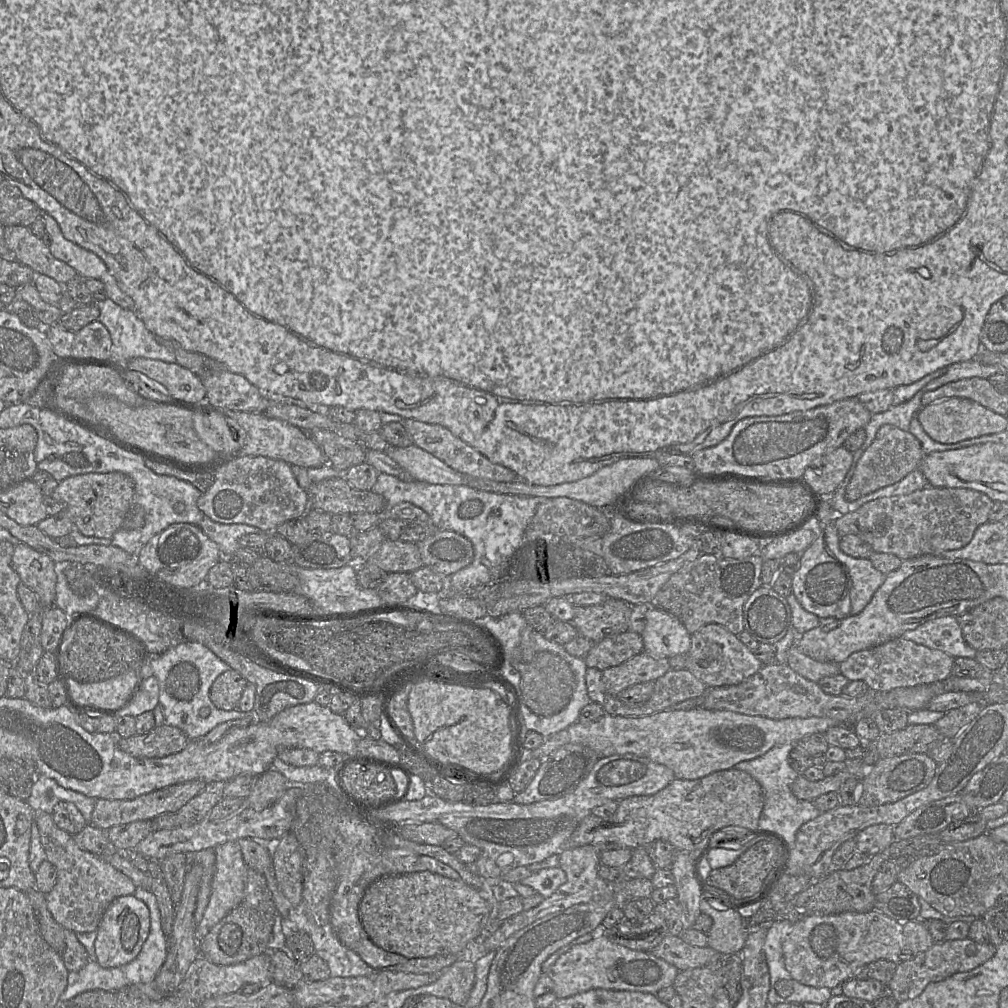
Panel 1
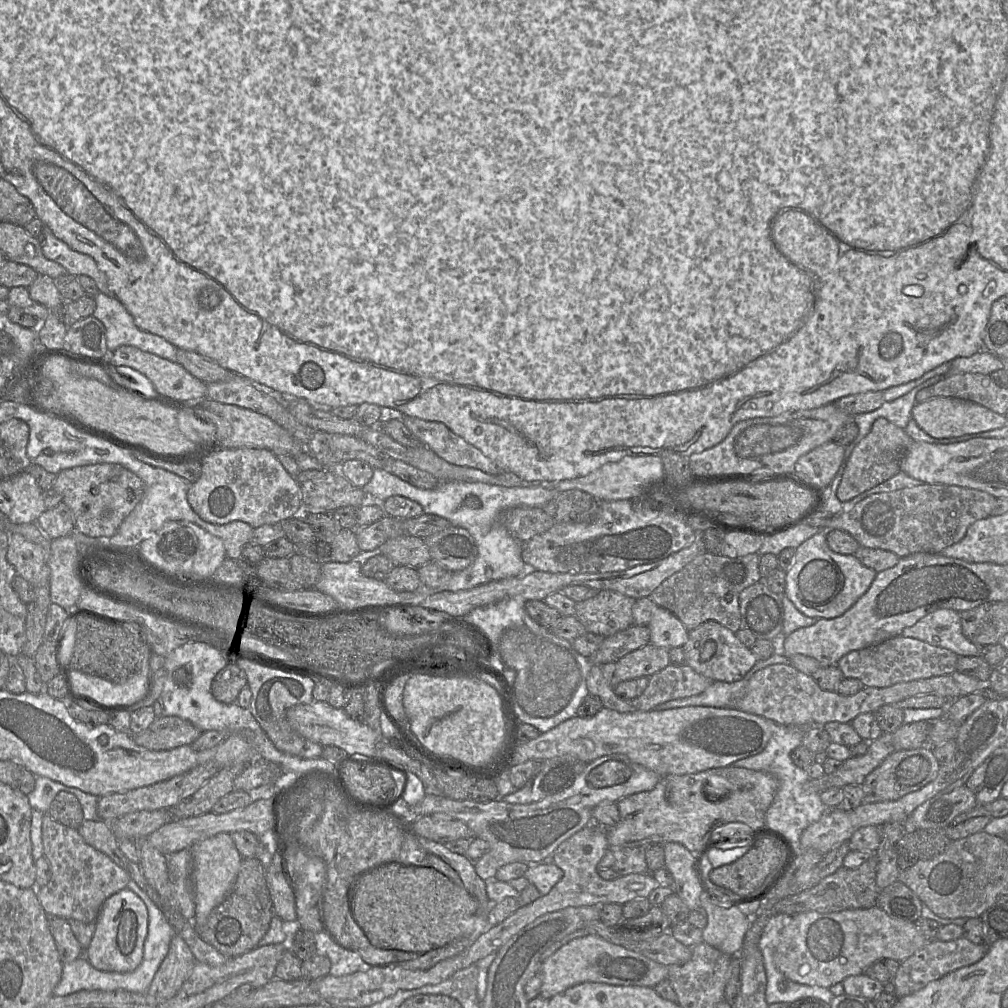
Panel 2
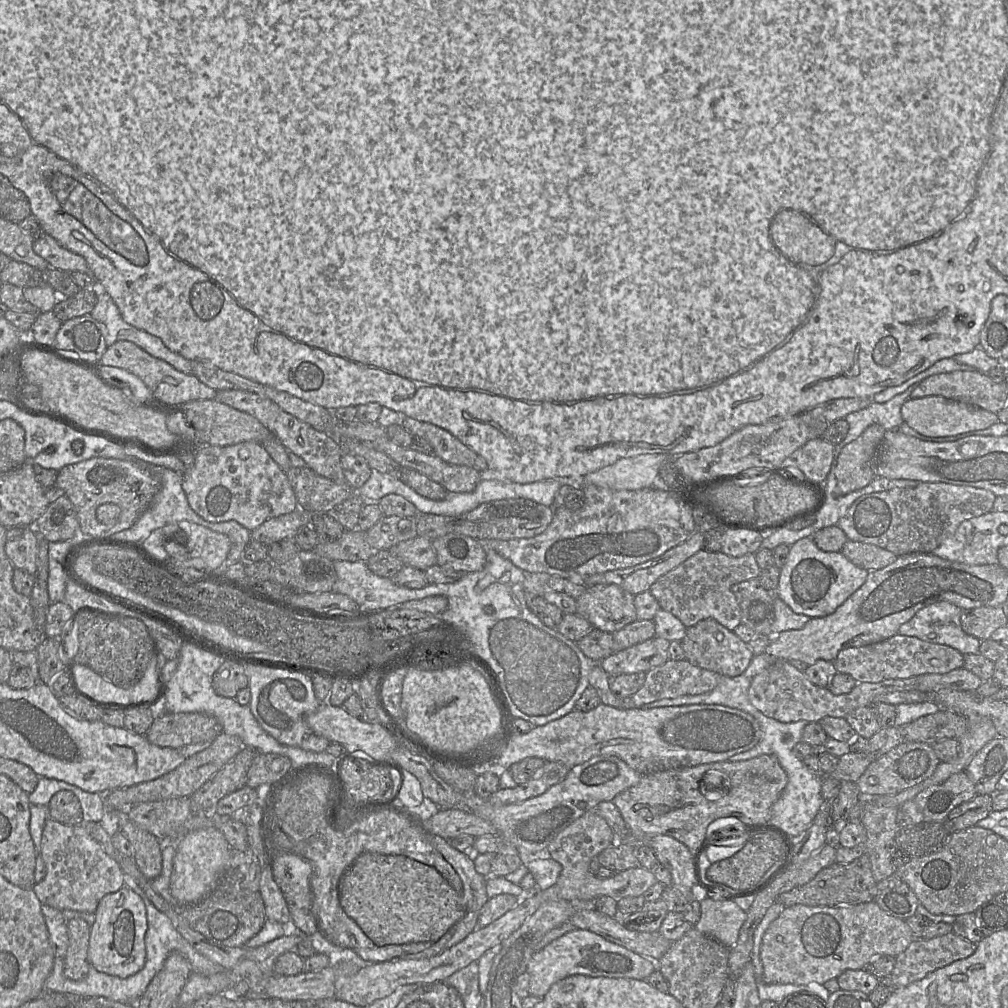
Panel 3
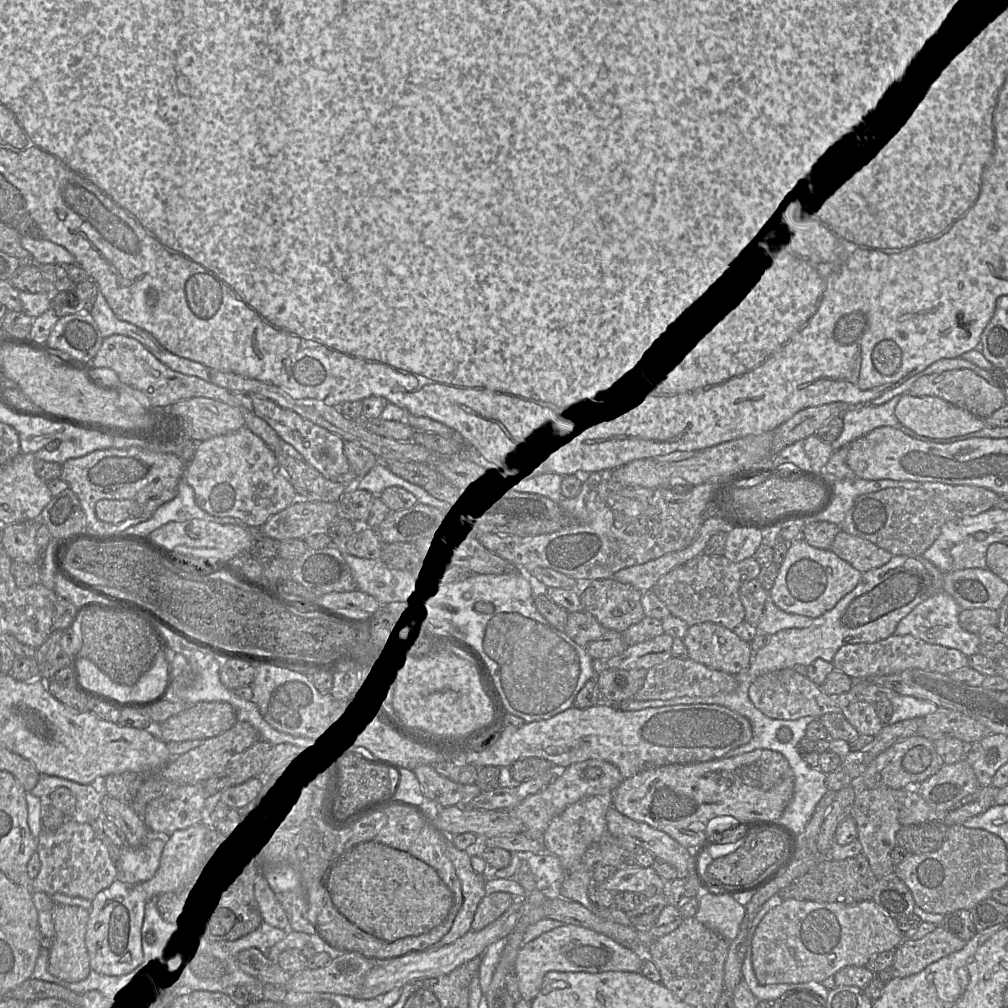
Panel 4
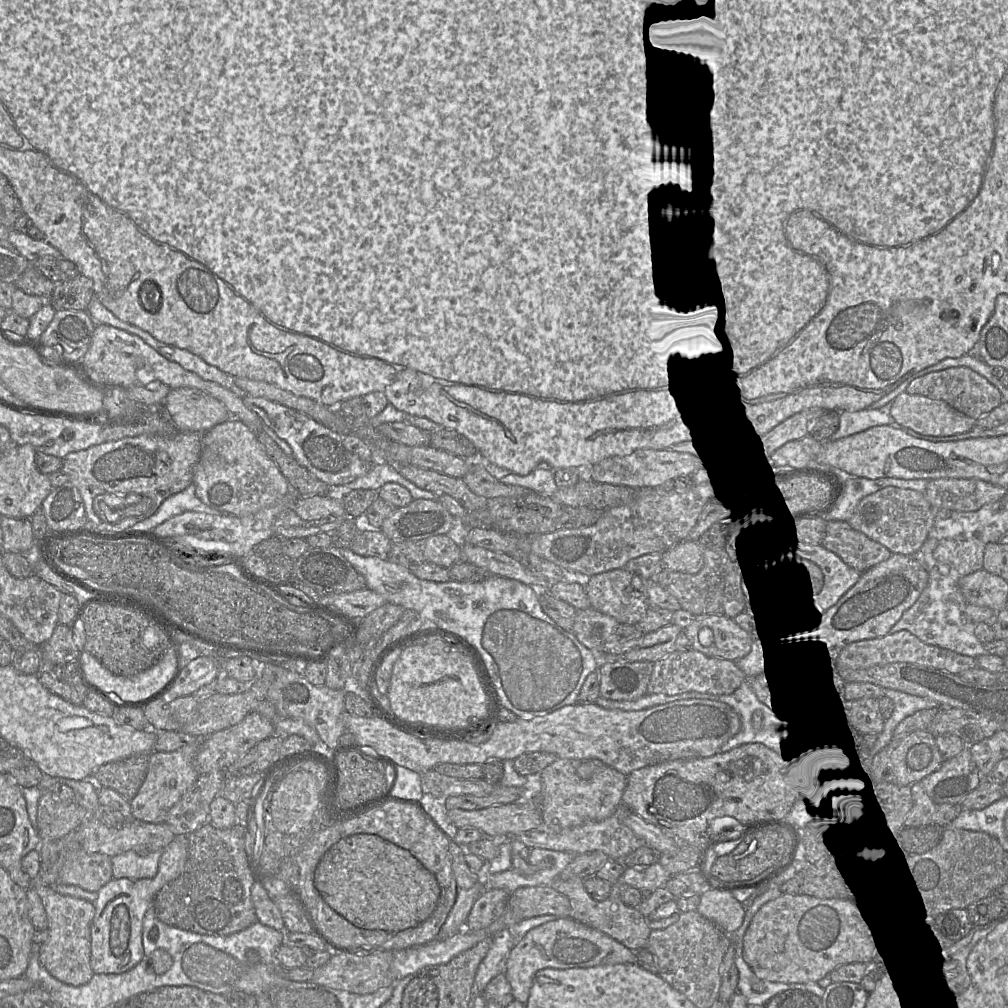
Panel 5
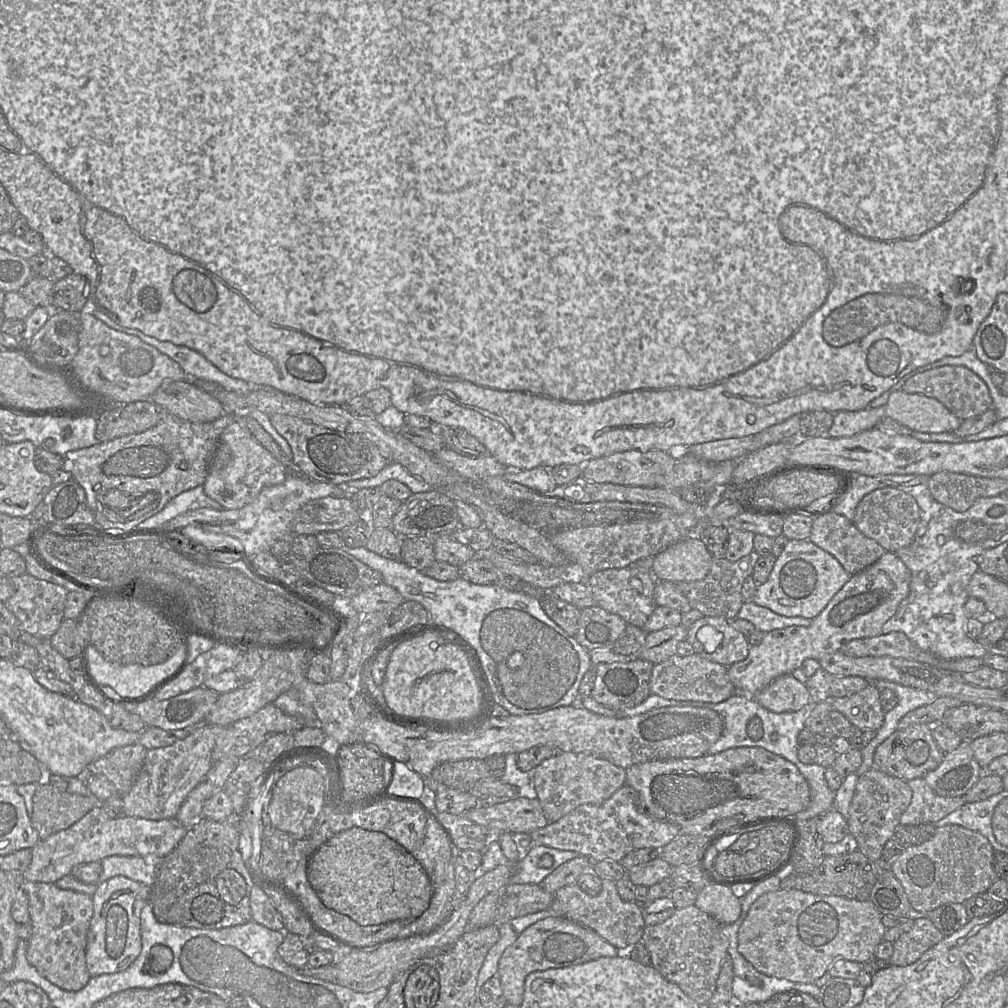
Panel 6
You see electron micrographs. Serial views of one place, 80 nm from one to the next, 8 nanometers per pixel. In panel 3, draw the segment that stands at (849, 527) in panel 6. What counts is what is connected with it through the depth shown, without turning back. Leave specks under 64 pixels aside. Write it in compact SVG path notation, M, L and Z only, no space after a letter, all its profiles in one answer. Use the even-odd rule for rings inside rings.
M849 540L841 553L853 564L866 570L879 570L893 563L898 556L879 546Z

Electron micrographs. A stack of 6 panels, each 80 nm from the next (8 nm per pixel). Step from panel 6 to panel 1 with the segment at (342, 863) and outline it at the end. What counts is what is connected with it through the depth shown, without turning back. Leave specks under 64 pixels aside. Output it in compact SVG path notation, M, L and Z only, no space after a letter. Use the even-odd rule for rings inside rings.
M422 871L374 881L360 902L359 917L370 940L388 952L408 959L439 955L465 958L470 943L481 939L490 922L491 906L478 889L463 881Z

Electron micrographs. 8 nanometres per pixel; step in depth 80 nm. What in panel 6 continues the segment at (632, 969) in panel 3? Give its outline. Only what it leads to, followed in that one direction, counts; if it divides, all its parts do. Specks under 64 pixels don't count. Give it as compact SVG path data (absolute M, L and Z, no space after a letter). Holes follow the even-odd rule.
M547 917L520 933L502 954L497 976L508 1004L519 1007L524 997L526 977L536 971L583 964L602 957L615 957L620 952L594 931L568 919Z

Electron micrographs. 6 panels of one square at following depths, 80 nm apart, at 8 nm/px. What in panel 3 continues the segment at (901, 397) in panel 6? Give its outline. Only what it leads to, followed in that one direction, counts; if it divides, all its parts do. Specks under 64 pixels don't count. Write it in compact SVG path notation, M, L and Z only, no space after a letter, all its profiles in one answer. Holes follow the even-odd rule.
M938 395L908 399L902 405L901 415L912 429L928 437L952 436L982 430L999 422L995 413Z

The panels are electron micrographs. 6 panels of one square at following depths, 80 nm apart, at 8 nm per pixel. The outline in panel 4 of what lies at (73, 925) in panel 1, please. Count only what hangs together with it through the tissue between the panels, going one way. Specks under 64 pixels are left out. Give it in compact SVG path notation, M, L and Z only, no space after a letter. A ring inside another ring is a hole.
M68 818L55 831L42 829L38 836L41 868L32 882L32 891L48 895L63 893L93 901L99 892L117 880L117 868L107 846L96 836L90 823L81 818Z

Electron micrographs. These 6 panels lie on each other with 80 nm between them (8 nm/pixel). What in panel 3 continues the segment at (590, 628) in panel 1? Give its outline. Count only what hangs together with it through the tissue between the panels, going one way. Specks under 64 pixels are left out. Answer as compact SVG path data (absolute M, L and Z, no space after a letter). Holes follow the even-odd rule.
M616 584L587 586L586 591L576 599L576 613L589 621L595 629L614 633L637 620L634 597Z

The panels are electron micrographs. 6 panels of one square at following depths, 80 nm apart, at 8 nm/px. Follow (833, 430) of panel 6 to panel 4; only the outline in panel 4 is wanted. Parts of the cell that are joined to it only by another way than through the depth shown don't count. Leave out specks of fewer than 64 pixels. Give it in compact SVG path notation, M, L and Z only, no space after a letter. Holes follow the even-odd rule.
M897 395L884 404L871 404L849 407L842 415L843 429L841 434L831 442L833 451L837 451L864 436L875 428L890 426L901 430L901 423L895 416L895 407L902 395Z

